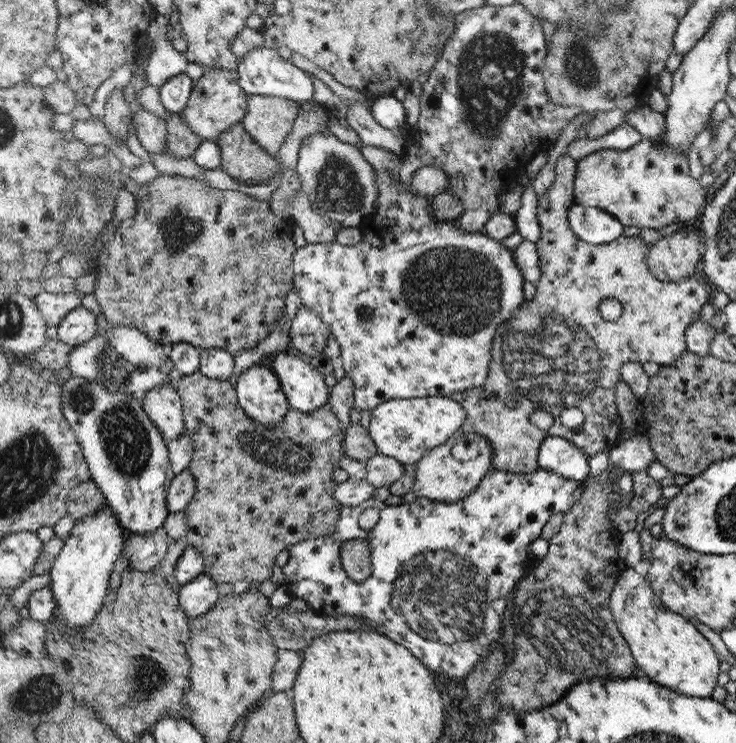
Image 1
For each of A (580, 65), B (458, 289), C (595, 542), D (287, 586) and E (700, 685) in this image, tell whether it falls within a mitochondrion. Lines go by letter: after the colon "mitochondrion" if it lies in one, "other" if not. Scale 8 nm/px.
A: mitochondrion
B: mitochondrion
C: other
D: other
E: other

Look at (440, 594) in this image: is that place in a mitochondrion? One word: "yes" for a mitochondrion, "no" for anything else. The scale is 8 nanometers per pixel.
yes

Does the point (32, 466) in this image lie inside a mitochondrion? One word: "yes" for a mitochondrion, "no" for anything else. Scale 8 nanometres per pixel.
yes

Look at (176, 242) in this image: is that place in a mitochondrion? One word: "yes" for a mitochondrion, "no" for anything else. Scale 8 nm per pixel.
yes

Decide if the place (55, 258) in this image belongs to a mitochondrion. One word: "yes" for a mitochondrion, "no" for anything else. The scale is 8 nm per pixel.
no

